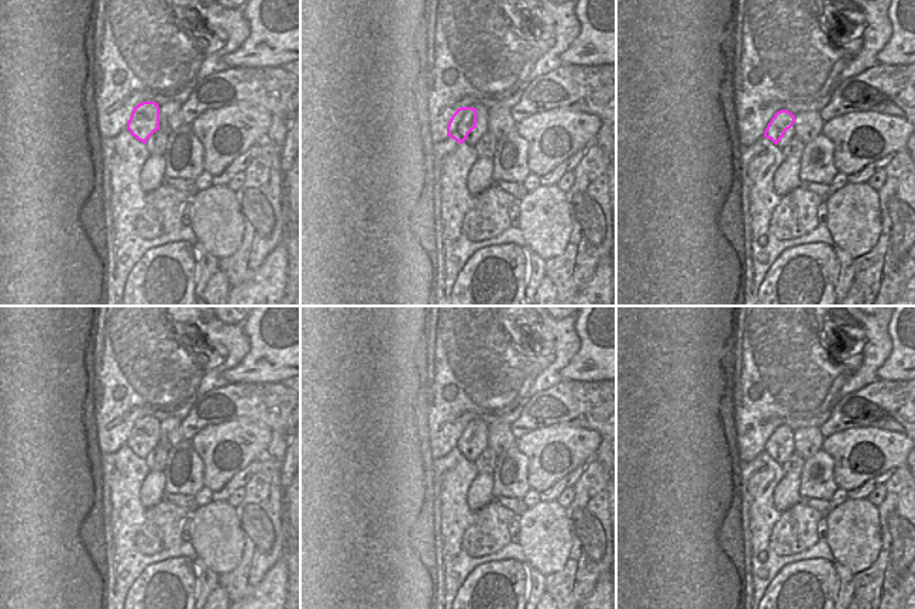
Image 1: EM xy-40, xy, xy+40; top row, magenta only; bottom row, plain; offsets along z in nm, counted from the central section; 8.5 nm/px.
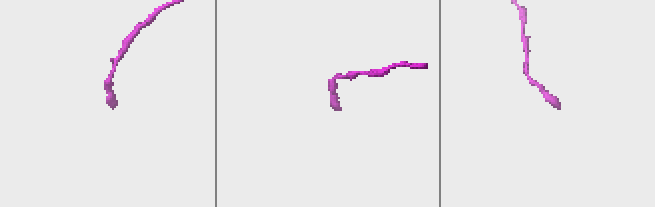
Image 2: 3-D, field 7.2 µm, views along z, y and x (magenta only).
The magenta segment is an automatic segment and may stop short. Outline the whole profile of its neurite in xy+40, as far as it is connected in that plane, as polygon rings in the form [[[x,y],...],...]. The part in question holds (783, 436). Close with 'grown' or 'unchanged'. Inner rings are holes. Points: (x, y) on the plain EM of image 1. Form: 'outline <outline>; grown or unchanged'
outline [[[780,426],[768,438],[764,453],[771,455],[778,464],[788,462],[792,469],[787,475],[799,475],[802,472],[804,454],[795,445],[795,431],[788,426]]]; grown

